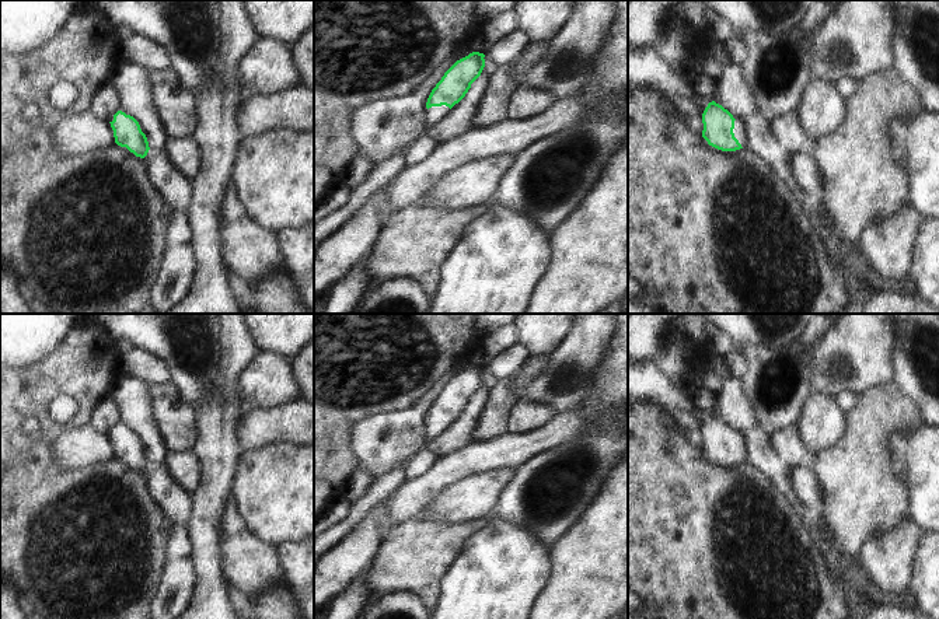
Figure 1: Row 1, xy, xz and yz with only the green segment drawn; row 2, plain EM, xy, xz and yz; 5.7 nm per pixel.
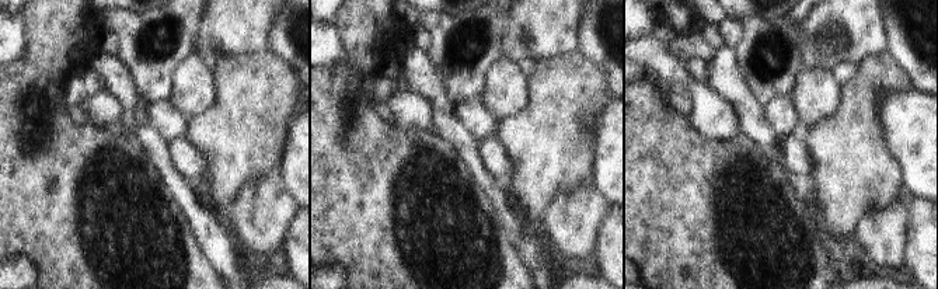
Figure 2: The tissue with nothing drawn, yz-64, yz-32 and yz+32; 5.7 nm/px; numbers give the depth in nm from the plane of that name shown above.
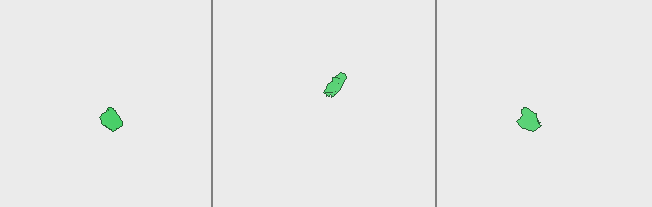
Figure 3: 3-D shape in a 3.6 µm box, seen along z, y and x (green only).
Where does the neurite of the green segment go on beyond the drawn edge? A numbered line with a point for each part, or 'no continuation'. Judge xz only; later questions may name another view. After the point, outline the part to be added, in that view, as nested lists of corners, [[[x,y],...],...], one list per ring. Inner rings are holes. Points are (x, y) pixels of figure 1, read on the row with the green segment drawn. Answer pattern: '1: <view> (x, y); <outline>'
1: xz (436, 114); [[[446,105],[441,106],[432,106],[427,109],[427,125],[429,130],[439,125],[444,118],[447,118],[450,113],[450,108]]]

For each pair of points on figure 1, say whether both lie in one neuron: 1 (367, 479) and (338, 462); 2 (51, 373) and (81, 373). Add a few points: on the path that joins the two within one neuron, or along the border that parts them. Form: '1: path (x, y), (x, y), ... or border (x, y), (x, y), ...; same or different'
1: border (360, 464), (352, 474), (342, 497); different
2: path (58, 373), (74, 373); same

